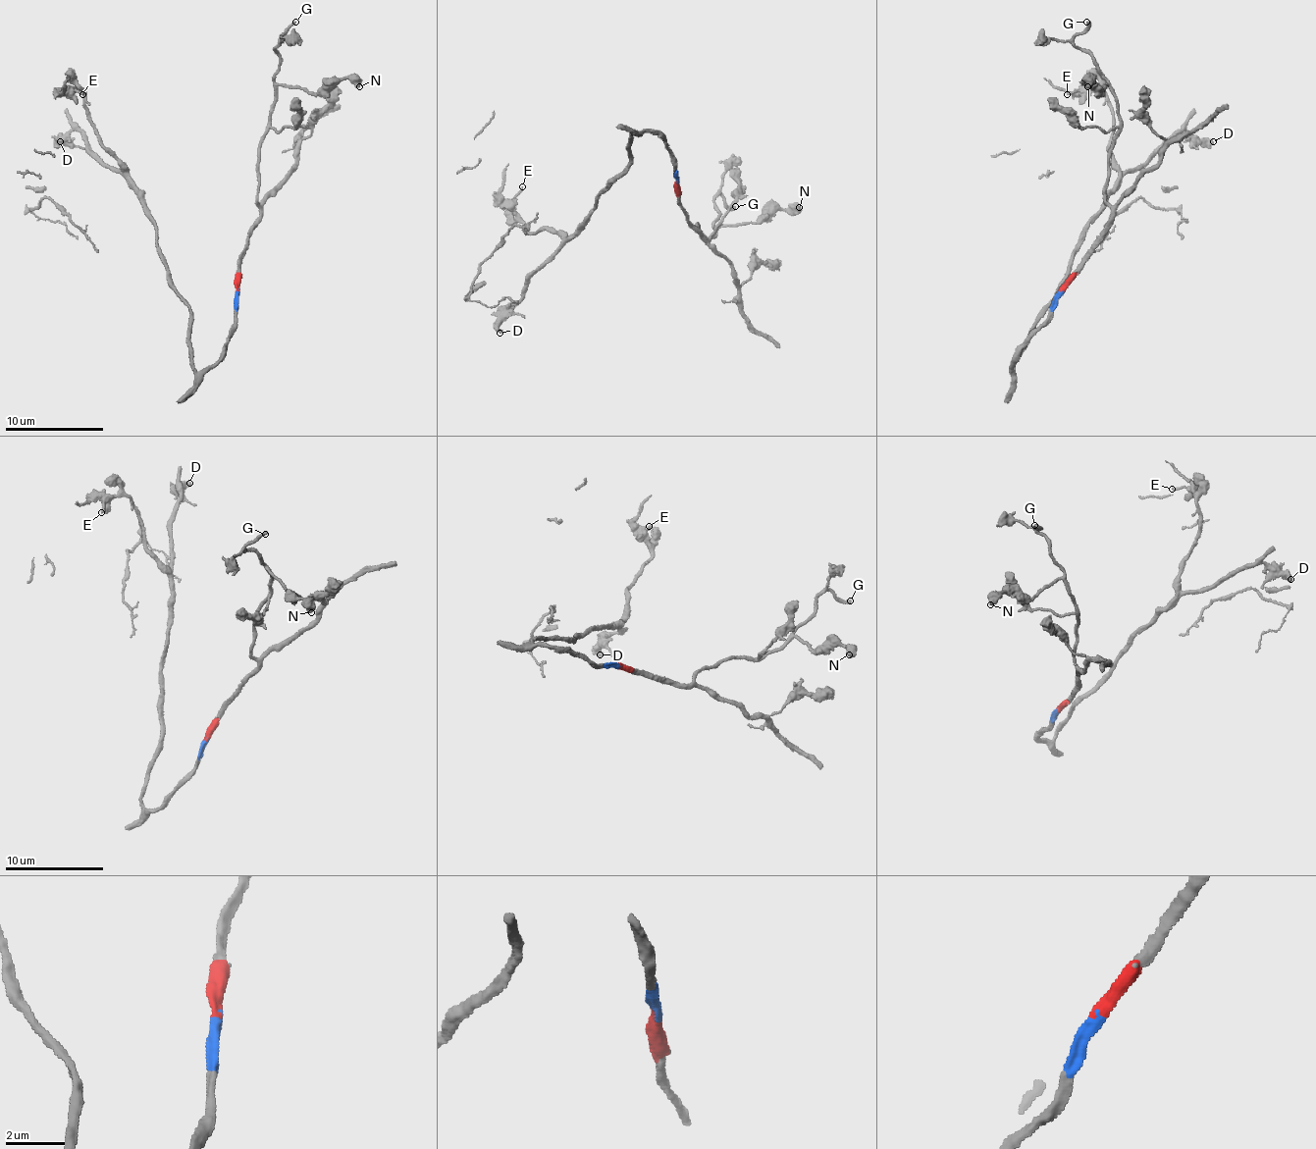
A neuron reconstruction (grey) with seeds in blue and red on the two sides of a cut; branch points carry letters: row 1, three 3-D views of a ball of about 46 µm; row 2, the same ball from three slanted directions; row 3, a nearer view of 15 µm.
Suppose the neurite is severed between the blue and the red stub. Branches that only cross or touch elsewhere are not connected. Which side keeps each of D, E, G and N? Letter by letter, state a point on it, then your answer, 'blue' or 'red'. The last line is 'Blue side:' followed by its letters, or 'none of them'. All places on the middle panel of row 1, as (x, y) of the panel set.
D: (500, 333) | blue
E: (522, 186) | blue
G: (735, 206) | red
N: (799, 207) | red
Blue side: D, E

